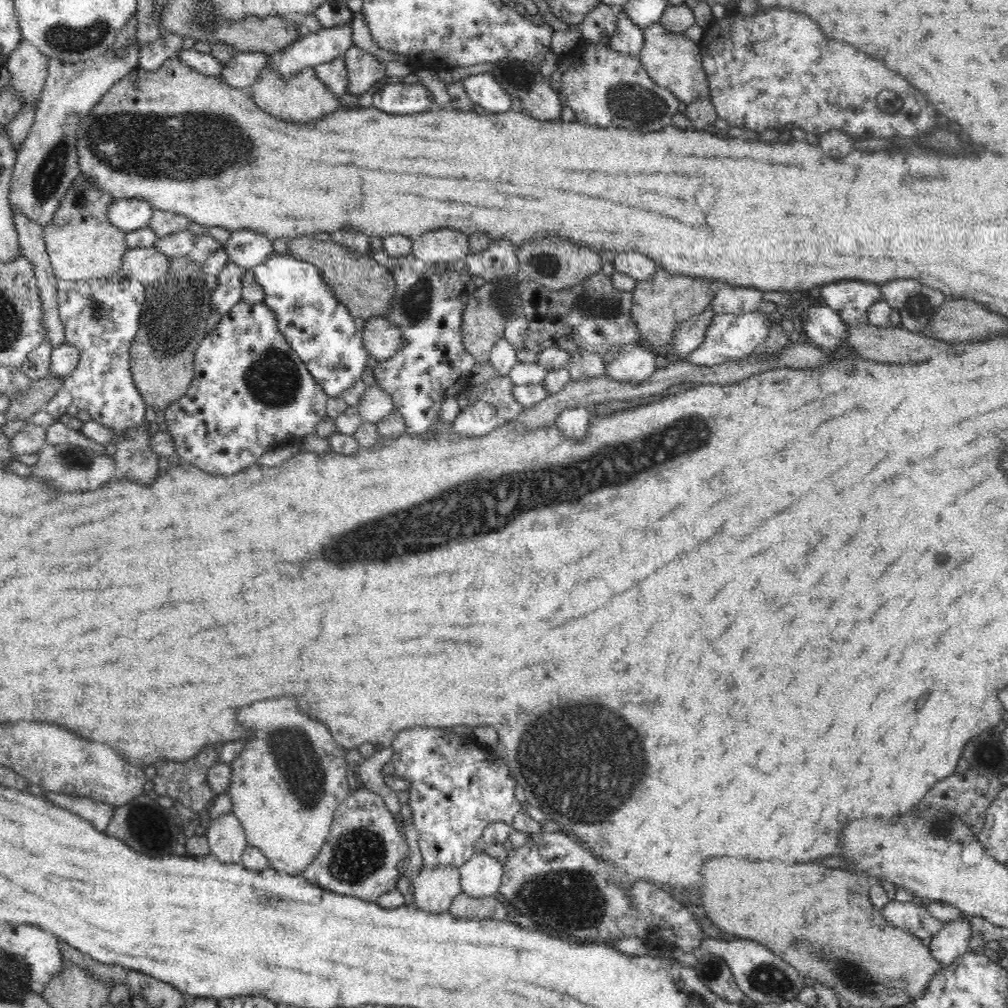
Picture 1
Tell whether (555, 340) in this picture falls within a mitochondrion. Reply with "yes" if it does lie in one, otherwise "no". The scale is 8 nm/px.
no

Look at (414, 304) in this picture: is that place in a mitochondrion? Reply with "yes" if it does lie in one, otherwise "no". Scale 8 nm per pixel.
yes

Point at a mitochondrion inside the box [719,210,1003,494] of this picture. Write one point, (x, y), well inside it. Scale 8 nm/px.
(918, 306)

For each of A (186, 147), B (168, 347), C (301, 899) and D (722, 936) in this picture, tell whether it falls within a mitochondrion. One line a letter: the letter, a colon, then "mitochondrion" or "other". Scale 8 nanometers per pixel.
A: mitochondrion
B: mitochondrion
C: other
D: other

